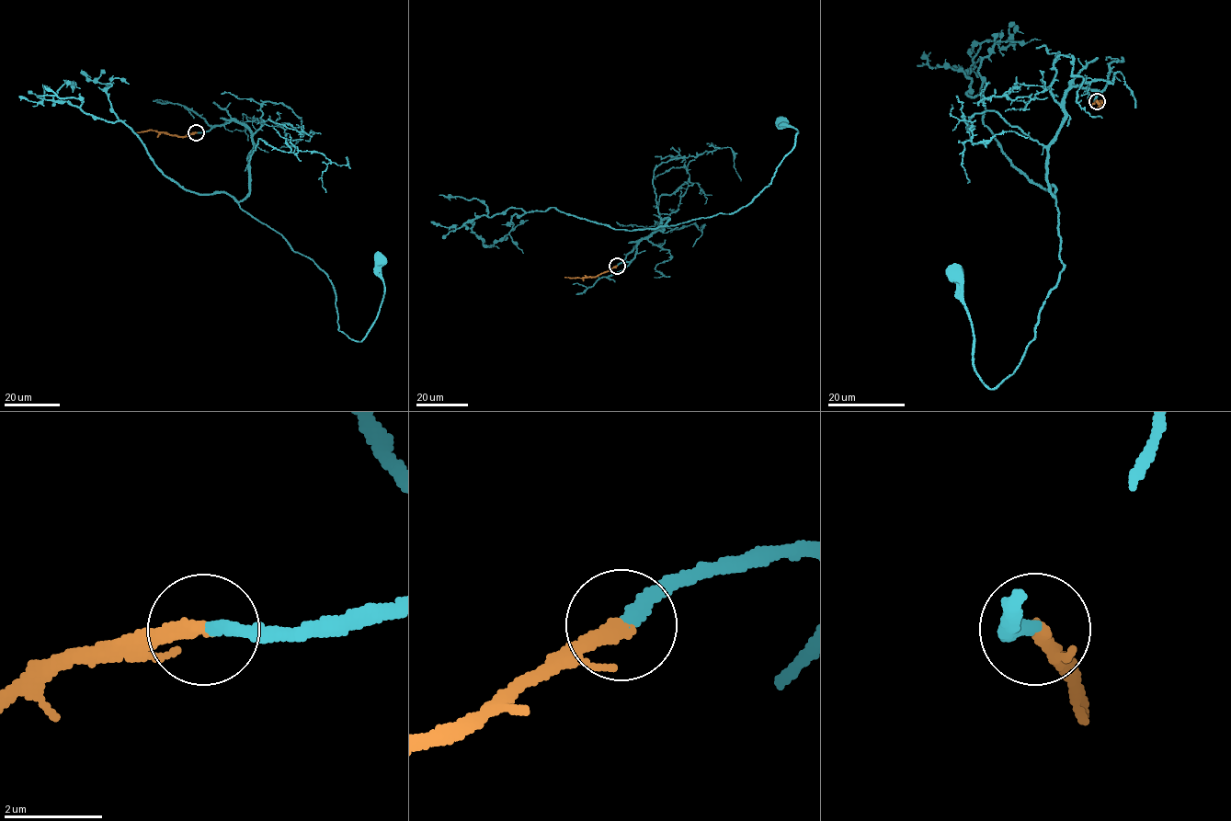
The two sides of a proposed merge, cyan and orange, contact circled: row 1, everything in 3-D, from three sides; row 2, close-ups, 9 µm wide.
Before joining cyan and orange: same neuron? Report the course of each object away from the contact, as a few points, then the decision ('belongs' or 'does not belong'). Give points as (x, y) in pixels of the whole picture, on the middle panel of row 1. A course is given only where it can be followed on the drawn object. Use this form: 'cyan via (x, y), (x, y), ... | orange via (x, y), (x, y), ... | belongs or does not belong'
cyan via (616, 265), (663, 230), (662, 220), (673, 225), (731, 214), (768, 187), (798, 133), (779, 120) | orange via (616, 265), (595, 277), (564, 277) | belongs

